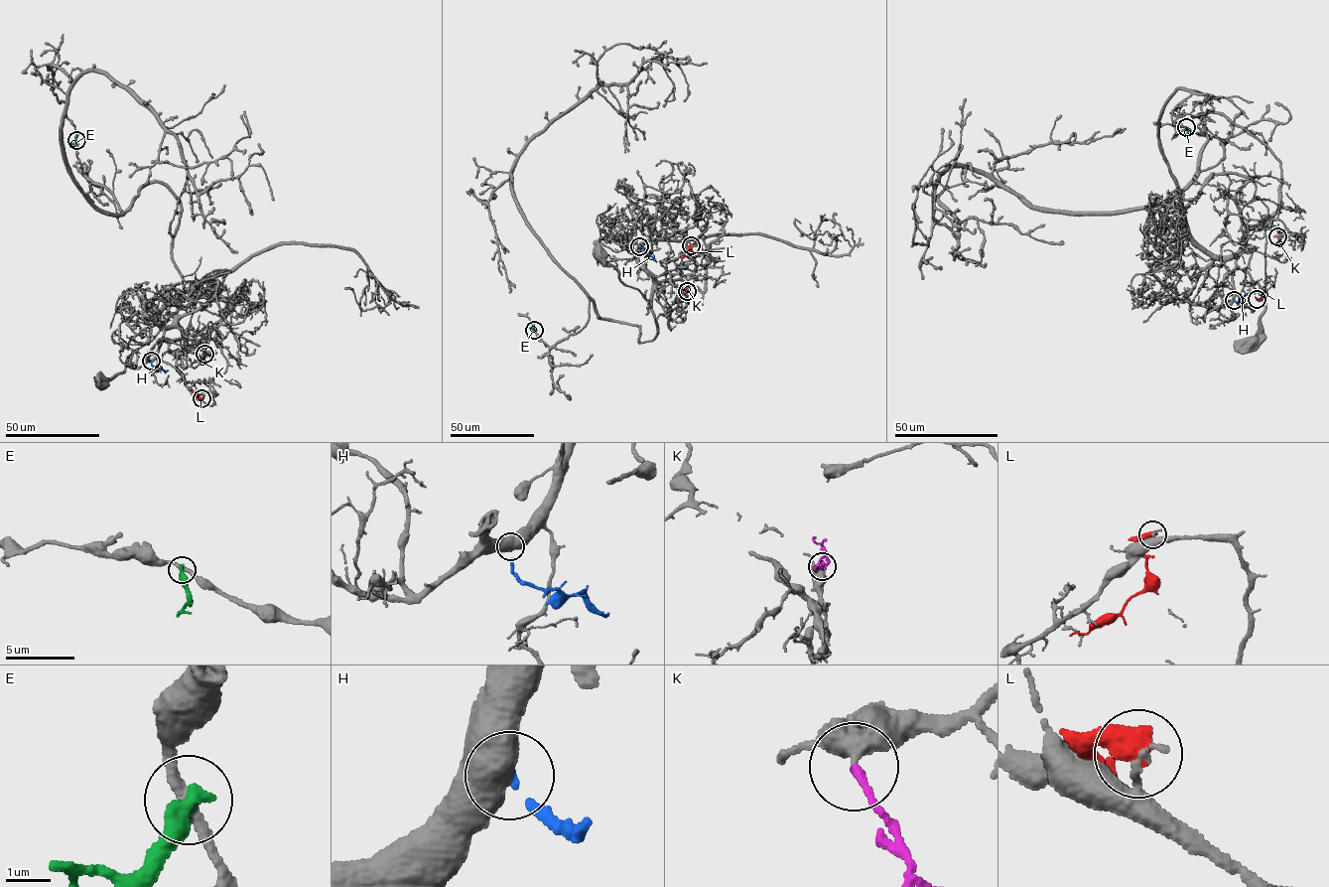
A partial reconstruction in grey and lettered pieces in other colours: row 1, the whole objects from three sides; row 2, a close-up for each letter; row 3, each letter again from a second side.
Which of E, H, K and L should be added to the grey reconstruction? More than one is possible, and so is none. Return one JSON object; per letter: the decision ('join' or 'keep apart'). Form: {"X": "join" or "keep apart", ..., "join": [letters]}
{"E": "keep apart", "H": "keep apart", "K": "keep apart", "L": "keep apart", "join": []}

